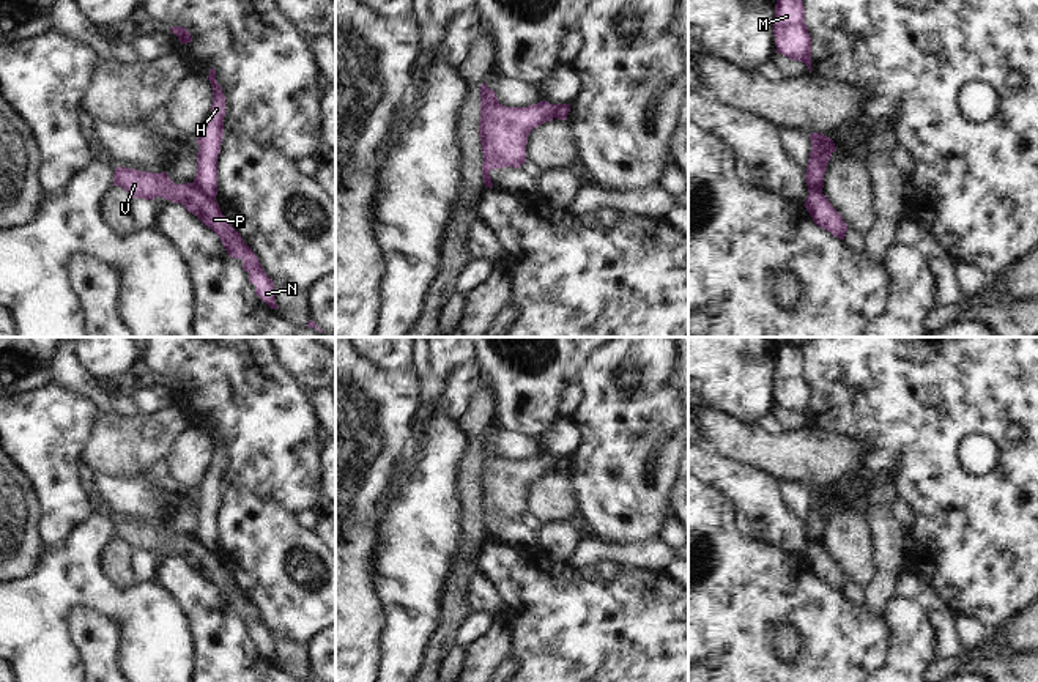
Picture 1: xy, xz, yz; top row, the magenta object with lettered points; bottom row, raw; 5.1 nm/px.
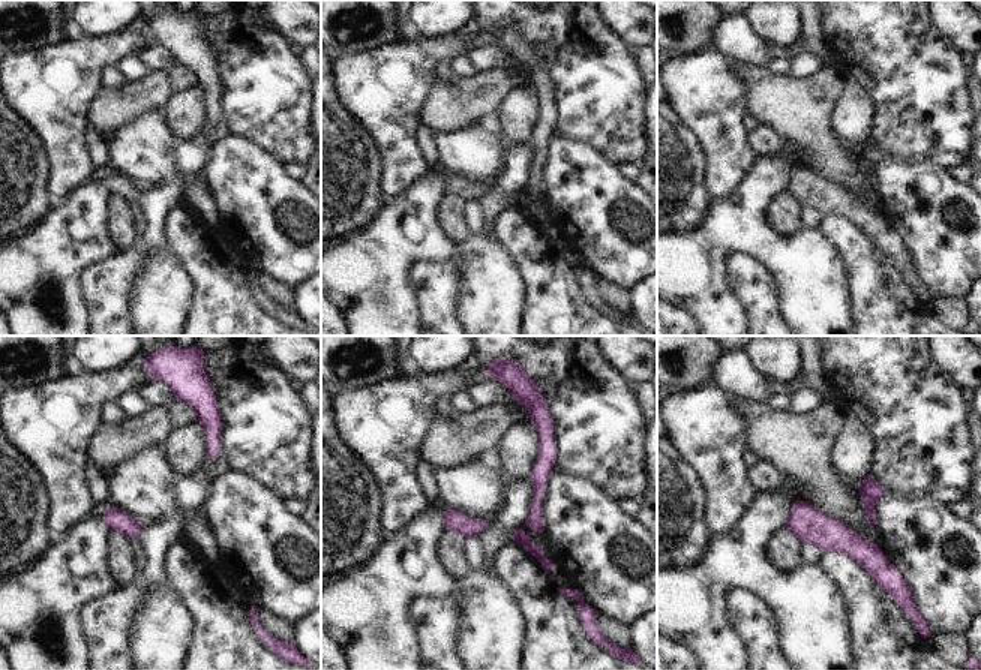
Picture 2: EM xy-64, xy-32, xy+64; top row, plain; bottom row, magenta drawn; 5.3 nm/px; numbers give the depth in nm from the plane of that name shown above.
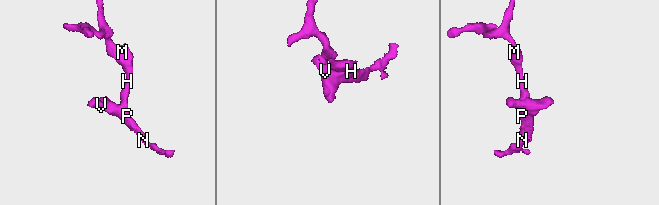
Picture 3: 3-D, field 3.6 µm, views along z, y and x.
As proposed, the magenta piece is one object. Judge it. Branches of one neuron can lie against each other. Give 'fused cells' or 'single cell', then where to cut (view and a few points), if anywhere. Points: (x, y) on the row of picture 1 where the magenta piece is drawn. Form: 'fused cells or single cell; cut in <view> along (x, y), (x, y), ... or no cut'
fused cells; cut in xy along (192, 183), (215, 200)

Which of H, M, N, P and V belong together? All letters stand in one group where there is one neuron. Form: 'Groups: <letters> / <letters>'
Groups: H M / N P V.

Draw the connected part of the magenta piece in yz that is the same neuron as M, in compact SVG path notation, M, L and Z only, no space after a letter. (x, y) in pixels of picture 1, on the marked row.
M777 0L773 36L777 54L805 63L811 72L811 38L802 0Z

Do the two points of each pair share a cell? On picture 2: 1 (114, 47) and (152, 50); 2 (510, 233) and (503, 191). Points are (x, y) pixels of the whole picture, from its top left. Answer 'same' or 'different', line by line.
1: different
2: different

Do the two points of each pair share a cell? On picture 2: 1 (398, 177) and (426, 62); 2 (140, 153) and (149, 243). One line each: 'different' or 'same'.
1: same
2: different

